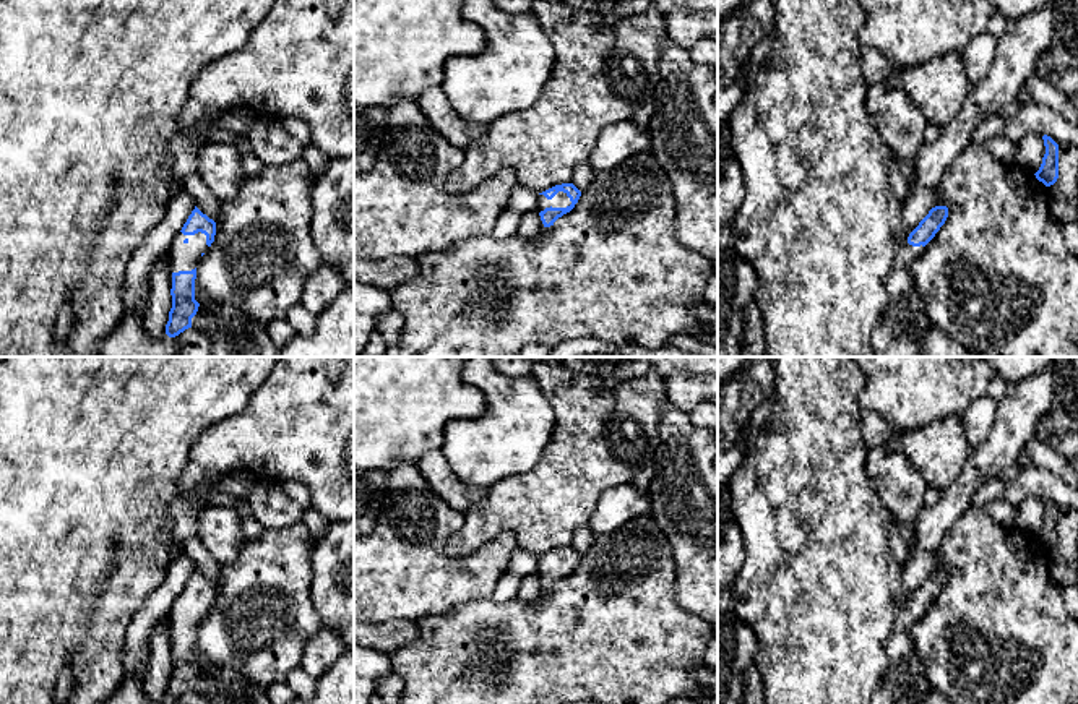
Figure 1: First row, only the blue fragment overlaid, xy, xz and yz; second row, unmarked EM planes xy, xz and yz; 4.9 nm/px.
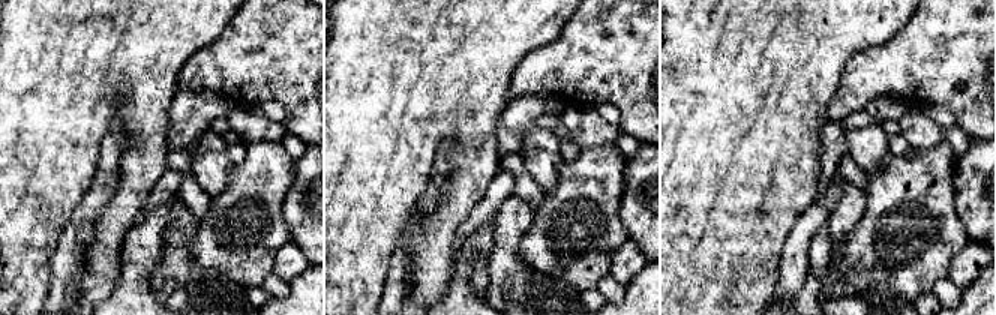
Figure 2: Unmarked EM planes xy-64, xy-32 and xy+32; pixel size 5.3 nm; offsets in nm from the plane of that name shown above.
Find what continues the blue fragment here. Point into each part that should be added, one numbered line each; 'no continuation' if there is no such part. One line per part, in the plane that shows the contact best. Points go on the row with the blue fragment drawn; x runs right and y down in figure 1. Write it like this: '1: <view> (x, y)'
1: xz (560, 200)

